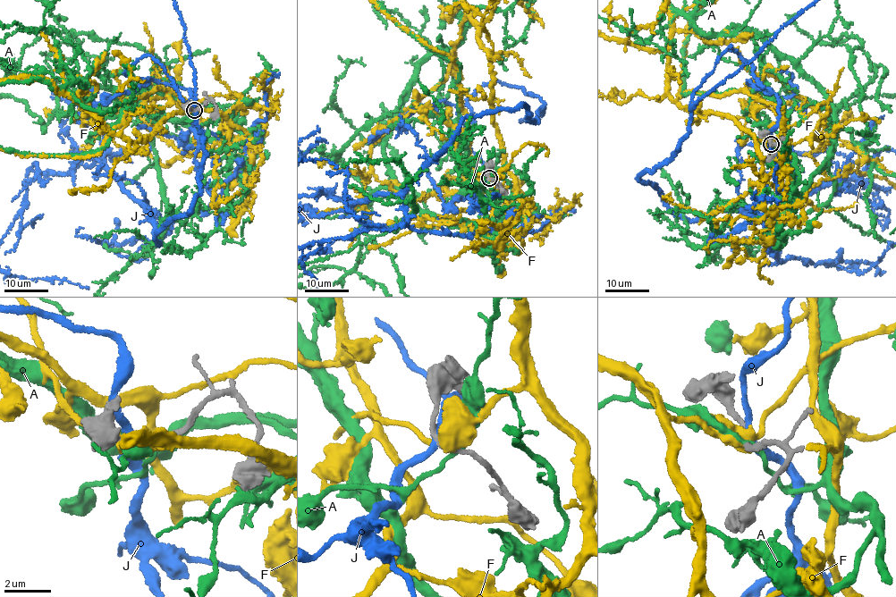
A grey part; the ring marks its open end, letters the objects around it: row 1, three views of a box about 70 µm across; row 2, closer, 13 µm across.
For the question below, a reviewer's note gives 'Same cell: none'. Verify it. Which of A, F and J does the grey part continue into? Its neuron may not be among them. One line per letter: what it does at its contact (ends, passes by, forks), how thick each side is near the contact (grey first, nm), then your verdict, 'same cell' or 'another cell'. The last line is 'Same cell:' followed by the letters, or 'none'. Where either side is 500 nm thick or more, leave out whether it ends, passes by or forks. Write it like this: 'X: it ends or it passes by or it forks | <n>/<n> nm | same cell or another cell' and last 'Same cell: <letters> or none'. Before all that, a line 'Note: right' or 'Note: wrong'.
Note: wrong
A: it passes by | 200/190 nm | another cell
F: 200/550 nm | same cell
J: it passes by | 200/260 nm | another cell
Same cell: F

